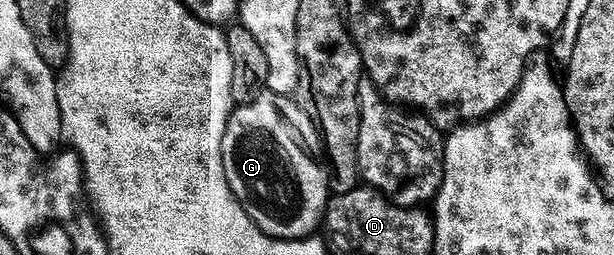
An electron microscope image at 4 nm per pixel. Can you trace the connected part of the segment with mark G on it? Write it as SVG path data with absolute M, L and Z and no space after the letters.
M262 97L251 103L234 106L223 135L223 173L231 193L235 193L251 221L255 221L263 233L276 239L303 239L312 236L317 226L322 226L325 206L331 198L329 172L320 158L317 160L315 156L307 155L296 129L272 103L274 100L268 98Z

